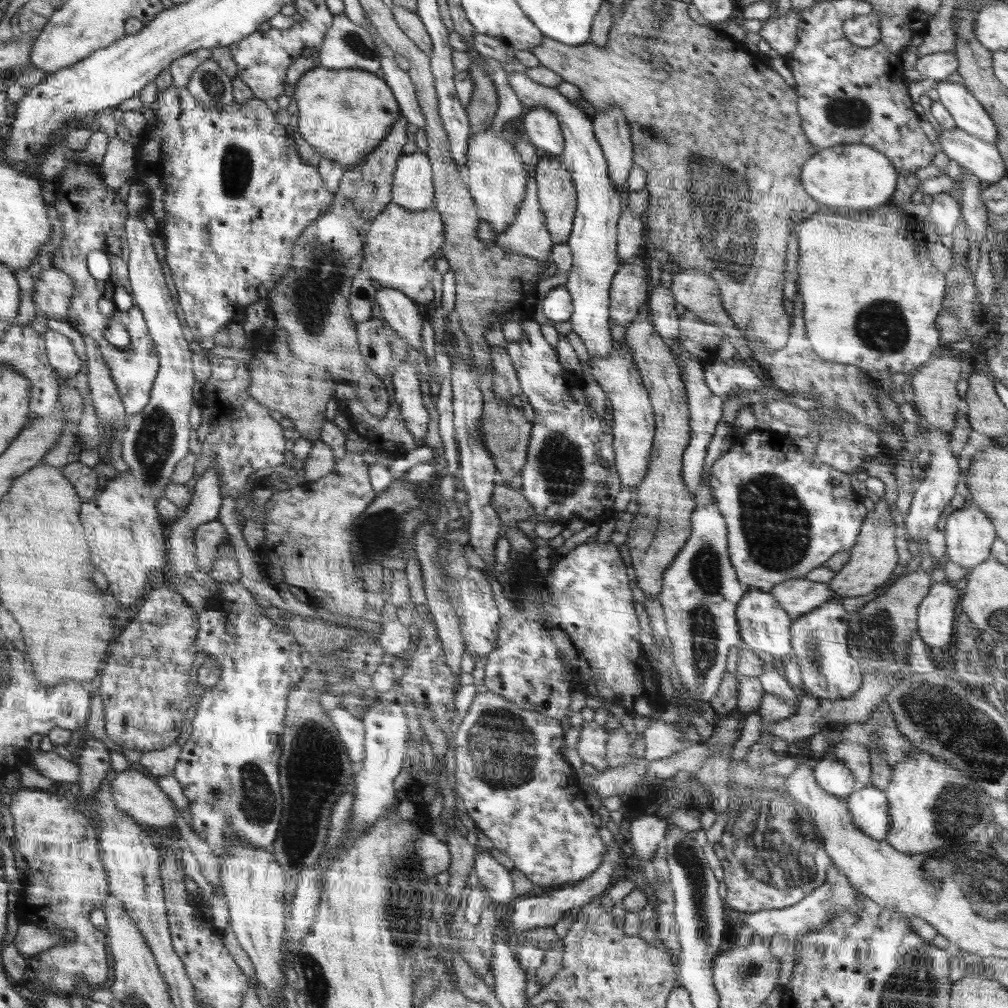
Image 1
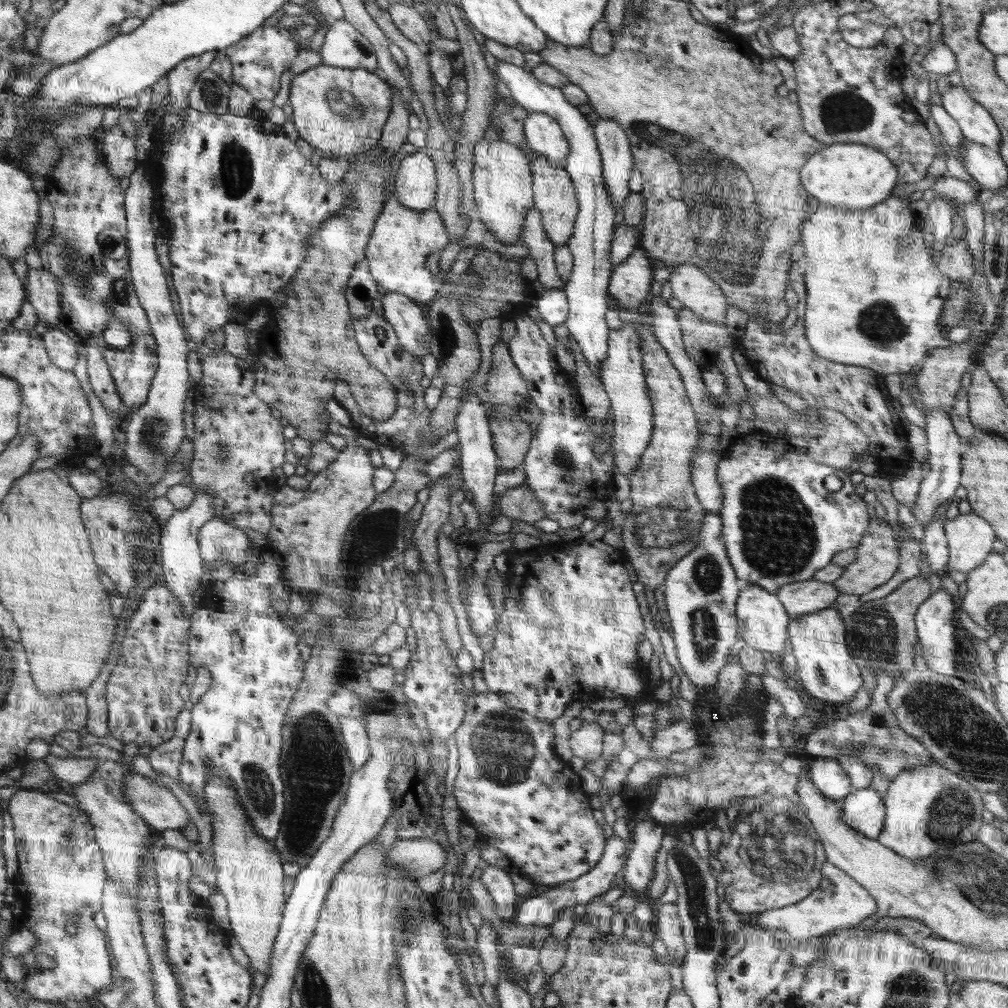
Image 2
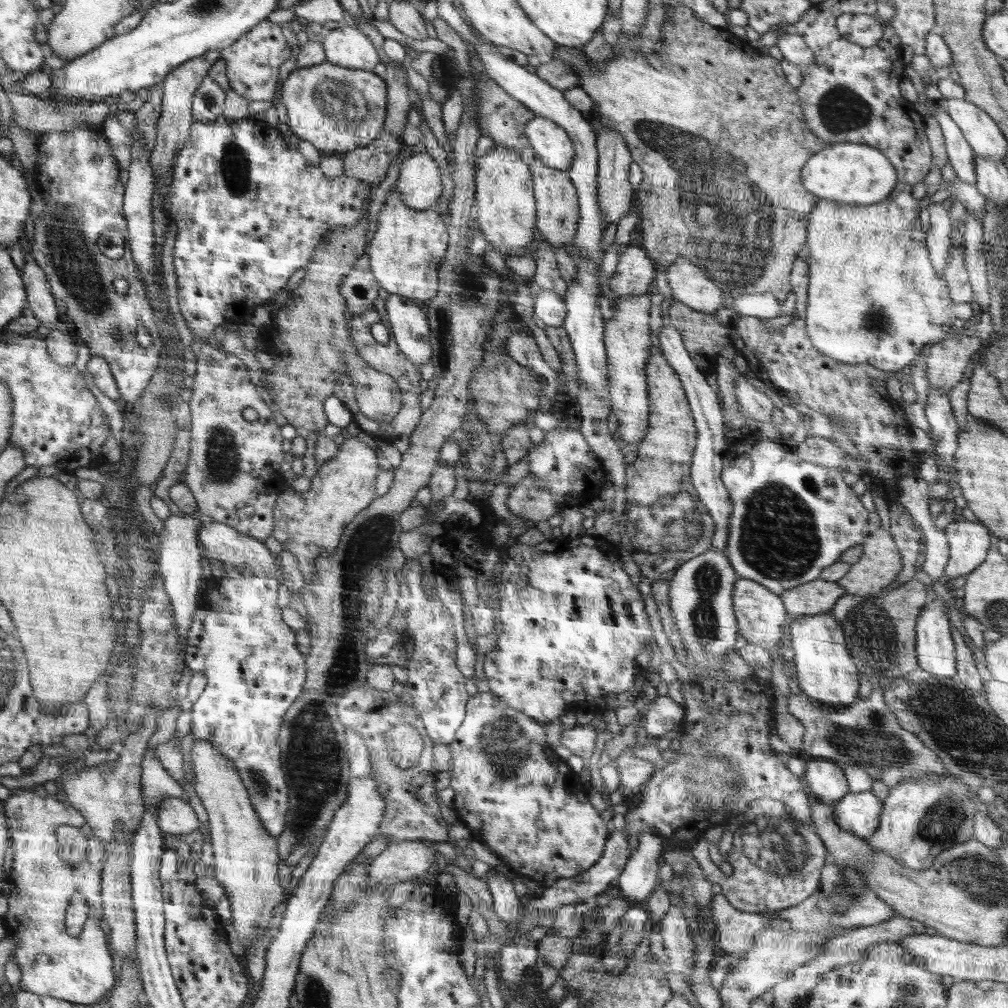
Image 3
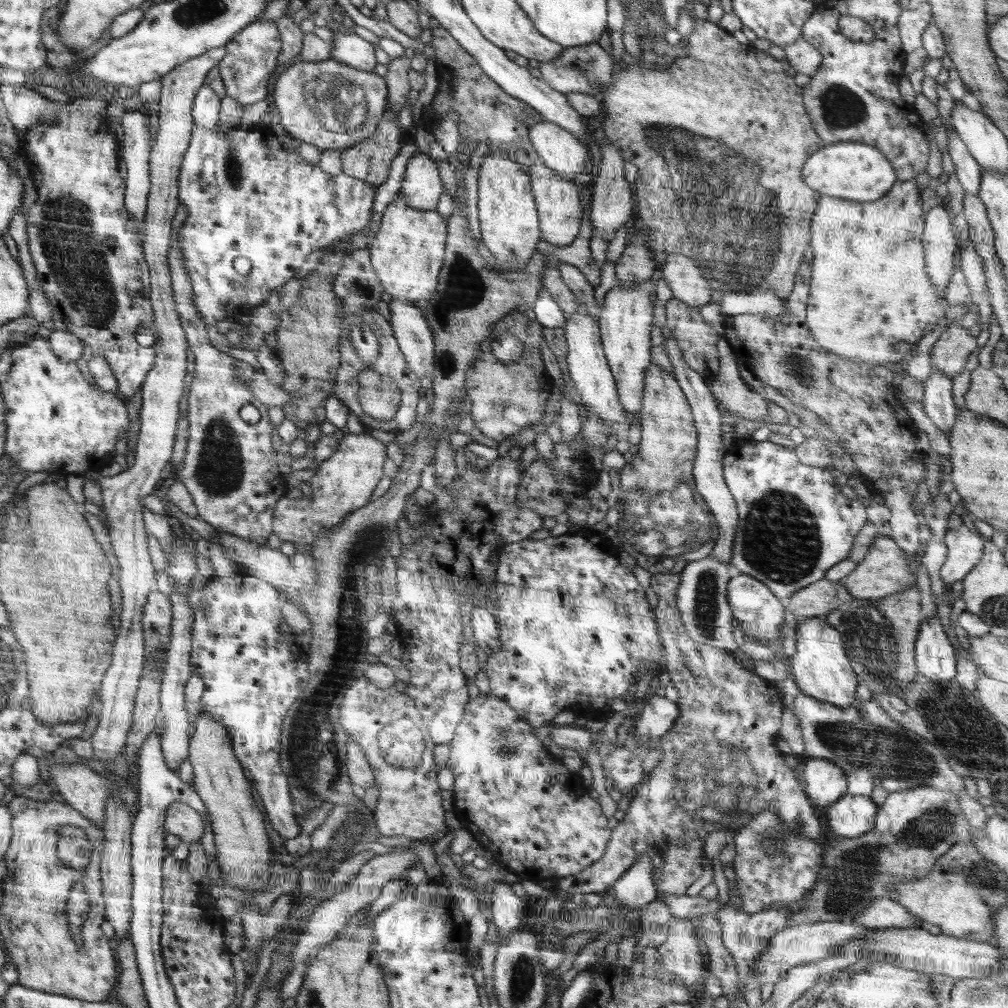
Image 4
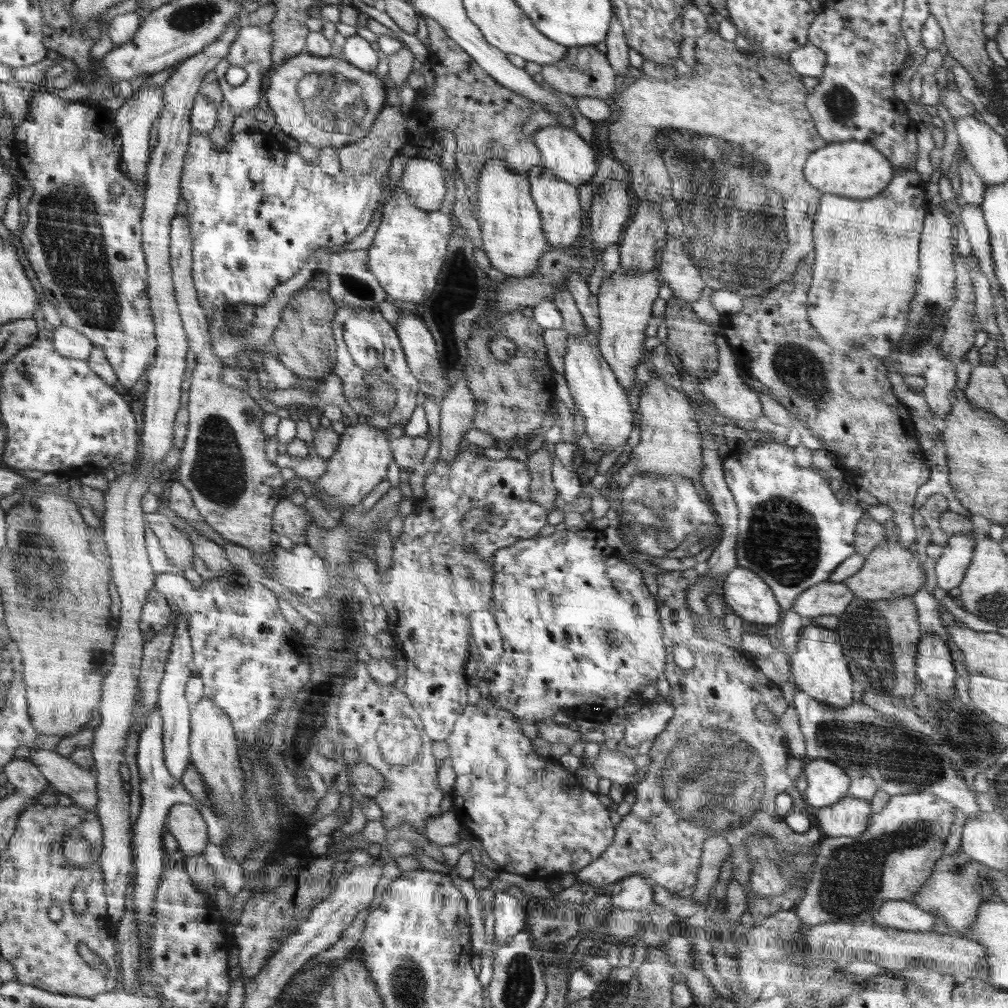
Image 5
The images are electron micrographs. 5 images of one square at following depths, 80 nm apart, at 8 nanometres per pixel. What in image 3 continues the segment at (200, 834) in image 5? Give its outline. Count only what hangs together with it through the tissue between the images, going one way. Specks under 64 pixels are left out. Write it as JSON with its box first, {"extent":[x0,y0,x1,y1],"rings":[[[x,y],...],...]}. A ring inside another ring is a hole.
{"extent":[157,797,199,834],"rings":[[[170,797],[157,810],[160,812],[160,827],[164,834],[188,834],[199,827],[196,813],[187,801]]]}

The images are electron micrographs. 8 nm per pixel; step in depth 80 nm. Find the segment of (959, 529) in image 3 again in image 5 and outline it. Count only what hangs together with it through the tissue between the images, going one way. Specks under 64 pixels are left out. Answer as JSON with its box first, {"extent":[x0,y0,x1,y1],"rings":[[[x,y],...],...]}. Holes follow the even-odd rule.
{"extent":[934,533,975,593],"rings":[[[964,533],[948,537],[947,544],[943,547],[942,555],[934,568],[937,586],[942,592],[948,593],[953,588],[959,587],[972,562],[975,543]]]}

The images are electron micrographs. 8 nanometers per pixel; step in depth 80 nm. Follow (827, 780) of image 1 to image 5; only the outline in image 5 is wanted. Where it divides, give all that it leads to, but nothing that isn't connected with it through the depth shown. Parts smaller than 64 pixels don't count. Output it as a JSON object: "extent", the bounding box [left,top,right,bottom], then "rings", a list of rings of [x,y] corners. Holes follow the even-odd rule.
{"extent":[802,759,852,809],"rings":[[[826,759],[805,760],[802,767],[807,780],[804,795],[810,806],[817,809],[832,806],[847,796],[852,778],[842,768]]]}

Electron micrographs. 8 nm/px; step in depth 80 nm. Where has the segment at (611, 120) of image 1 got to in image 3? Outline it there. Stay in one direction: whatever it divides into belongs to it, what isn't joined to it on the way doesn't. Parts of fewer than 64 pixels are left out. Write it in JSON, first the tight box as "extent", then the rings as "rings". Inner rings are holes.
{"extent":[597,127,634,226],"rings":[[[604,127],[597,134],[597,153],[600,154],[600,166],[597,170],[598,196],[600,197],[602,220],[606,226],[618,222],[630,208],[630,200],[634,198],[634,190],[628,182],[628,168],[632,162],[632,154],[625,138],[614,130]]]}

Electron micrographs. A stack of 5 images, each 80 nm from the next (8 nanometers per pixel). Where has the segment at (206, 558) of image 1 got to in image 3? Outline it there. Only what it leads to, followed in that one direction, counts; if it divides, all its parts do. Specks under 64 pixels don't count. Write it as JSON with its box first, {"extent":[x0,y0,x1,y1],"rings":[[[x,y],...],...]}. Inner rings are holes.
{"extent":[197,520,284,583],"rings":[[[212,520],[206,521],[203,527],[199,527],[197,536],[203,555],[208,559],[217,559],[241,567],[248,565],[252,568],[254,576],[276,578],[280,583],[284,582],[282,563],[276,554],[268,550],[264,542],[241,533],[231,526]]]}

